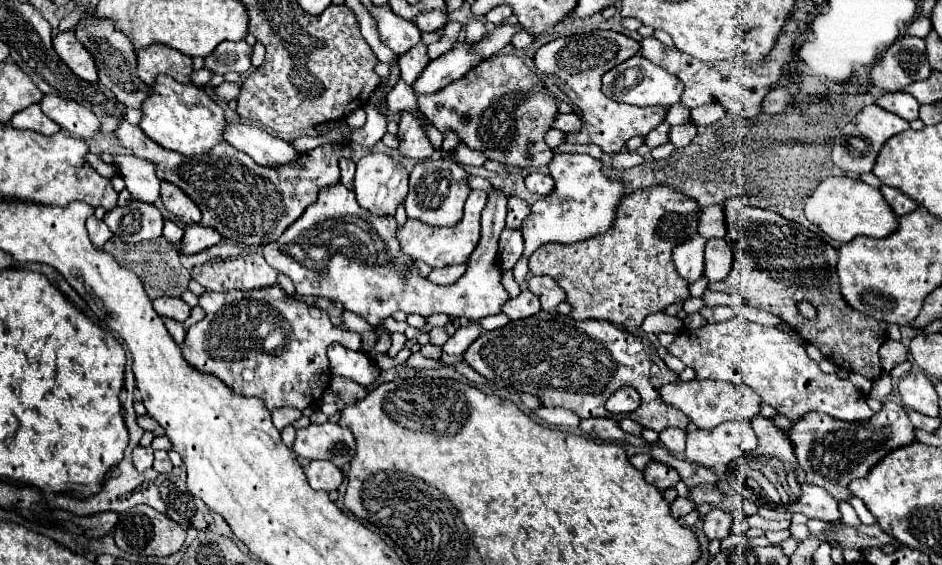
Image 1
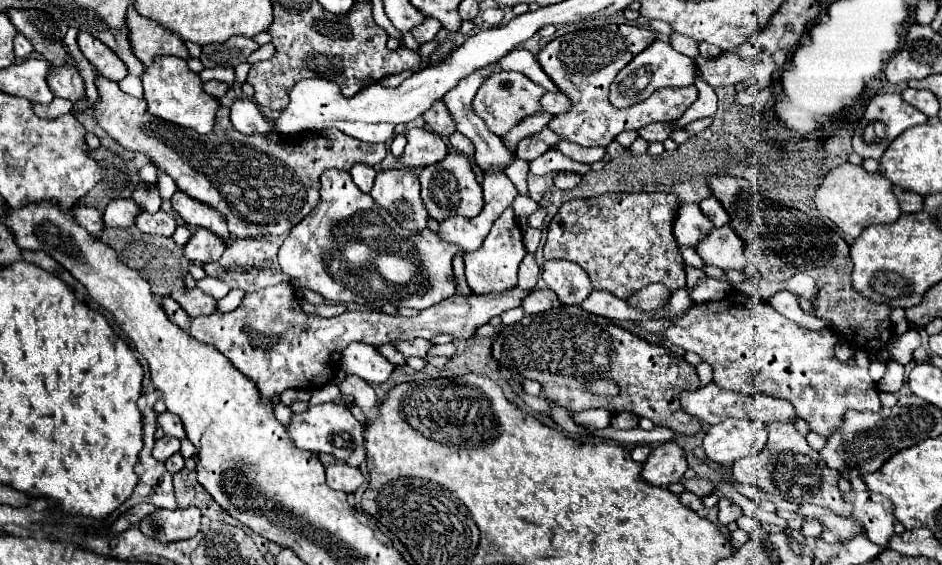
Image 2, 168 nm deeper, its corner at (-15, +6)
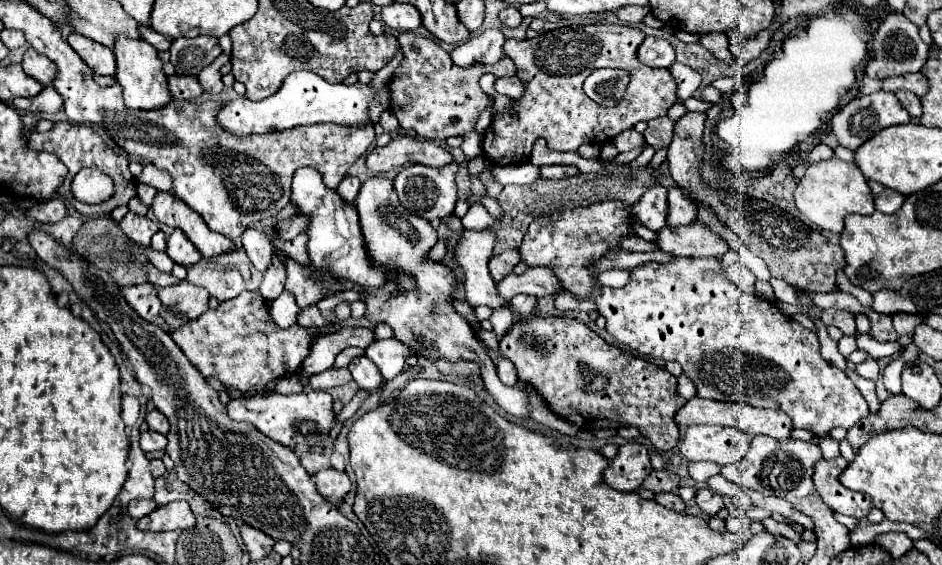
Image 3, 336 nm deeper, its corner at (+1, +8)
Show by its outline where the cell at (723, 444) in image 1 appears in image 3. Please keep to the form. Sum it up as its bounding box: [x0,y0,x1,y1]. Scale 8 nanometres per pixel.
[680,425,750,465]

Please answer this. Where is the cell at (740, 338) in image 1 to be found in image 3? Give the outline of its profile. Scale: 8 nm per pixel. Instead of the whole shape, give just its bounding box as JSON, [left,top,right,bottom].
[594,257,870,437]

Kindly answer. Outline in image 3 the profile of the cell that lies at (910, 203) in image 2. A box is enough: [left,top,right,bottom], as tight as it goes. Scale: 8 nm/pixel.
[868,181,904,213]

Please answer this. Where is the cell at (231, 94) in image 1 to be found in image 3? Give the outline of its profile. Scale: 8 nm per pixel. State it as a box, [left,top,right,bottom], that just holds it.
[168,75,204,101]

